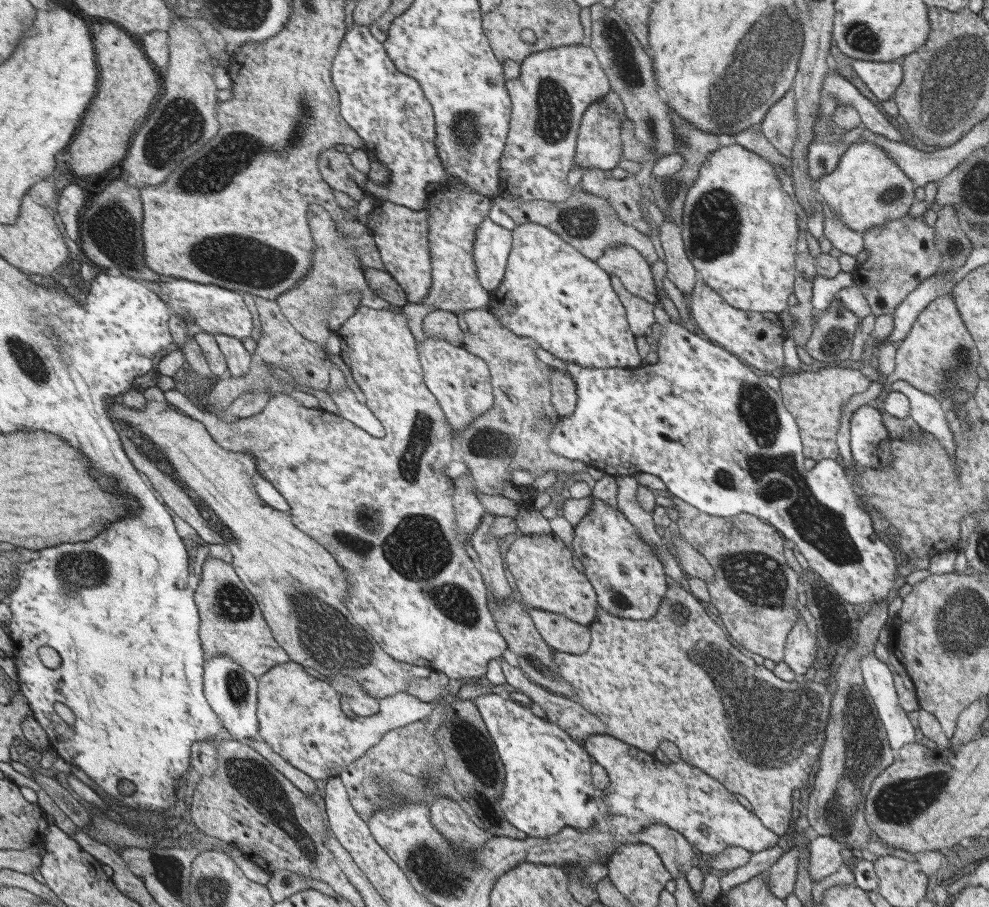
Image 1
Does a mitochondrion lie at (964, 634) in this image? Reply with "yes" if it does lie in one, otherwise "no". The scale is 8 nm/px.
yes

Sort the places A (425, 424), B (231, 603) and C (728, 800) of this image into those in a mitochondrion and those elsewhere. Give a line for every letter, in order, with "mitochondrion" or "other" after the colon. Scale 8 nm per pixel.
A: mitochondrion
B: mitochondrion
C: other

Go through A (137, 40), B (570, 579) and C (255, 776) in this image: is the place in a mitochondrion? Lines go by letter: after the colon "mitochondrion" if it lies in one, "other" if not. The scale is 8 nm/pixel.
A: other
B: other
C: mitochondrion

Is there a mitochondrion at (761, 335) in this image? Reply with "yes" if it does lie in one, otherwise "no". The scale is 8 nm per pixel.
no

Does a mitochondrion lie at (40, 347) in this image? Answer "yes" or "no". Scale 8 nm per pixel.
yes

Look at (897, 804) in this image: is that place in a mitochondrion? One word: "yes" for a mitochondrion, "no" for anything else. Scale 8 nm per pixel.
yes

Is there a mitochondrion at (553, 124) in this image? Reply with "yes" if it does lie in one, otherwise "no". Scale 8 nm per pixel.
yes

